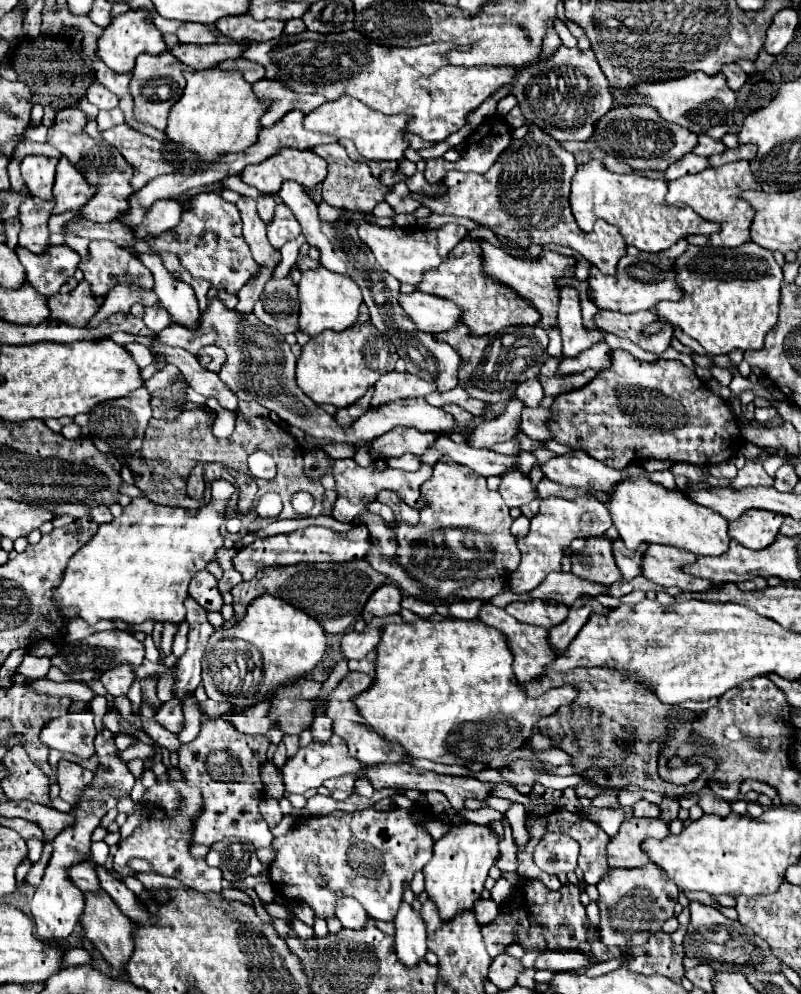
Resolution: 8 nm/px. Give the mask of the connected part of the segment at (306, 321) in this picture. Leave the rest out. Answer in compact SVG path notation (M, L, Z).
M318 267L316 271L302 273L302 279L298 283L298 303L300 303L298 331L306 333L310 337L314 337L326 329L344 331L358 321L360 289L348 275L330 273L328 269Z

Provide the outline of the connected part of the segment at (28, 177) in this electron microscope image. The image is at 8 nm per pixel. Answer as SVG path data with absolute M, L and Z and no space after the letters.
M28 155L22 159L22 177L30 195L40 197L44 201L52 199L52 183L56 175L58 159Z

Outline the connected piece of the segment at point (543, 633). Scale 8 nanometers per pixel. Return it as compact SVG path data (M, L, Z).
M484 603L484 605L482 605L478 621L484 623L484 625L488 625L488 627L498 629L498 631L506 637L508 647L510 647L510 651L512 651L512 655L514 655L512 667L514 667L516 679L524 685L524 689L526 689L528 695L542 695L544 691L556 687L552 679L540 679L540 677L542 677L542 669L546 667L546 663L550 663L550 661L556 657L556 651L552 651L552 649L548 647L548 639L546 639L546 637L548 637L548 631L546 631L544 627L534 627L534 625L520 623L520 621L512 619L504 609L494 607L494 605L490 605L490 603Z

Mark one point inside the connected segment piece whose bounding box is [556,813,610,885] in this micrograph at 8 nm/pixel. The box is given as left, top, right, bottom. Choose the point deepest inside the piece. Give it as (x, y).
(592, 840)

